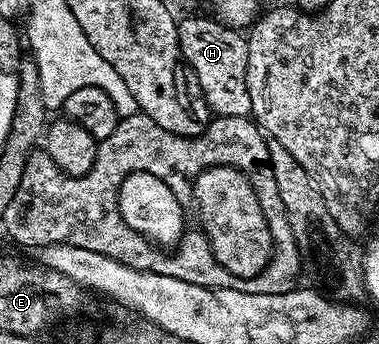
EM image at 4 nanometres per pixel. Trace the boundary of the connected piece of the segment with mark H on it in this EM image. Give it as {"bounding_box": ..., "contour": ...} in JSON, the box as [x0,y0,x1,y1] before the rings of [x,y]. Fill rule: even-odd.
{"bounding_box":[178,16,251,118],"contour":[[[214,16],[206,17],[178,19],[179,47],[183,53],[183,61],[197,76],[197,84],[212,115],[246,118],[251,112],[247,83],[247,39],[236,27],[226,26]]]}

